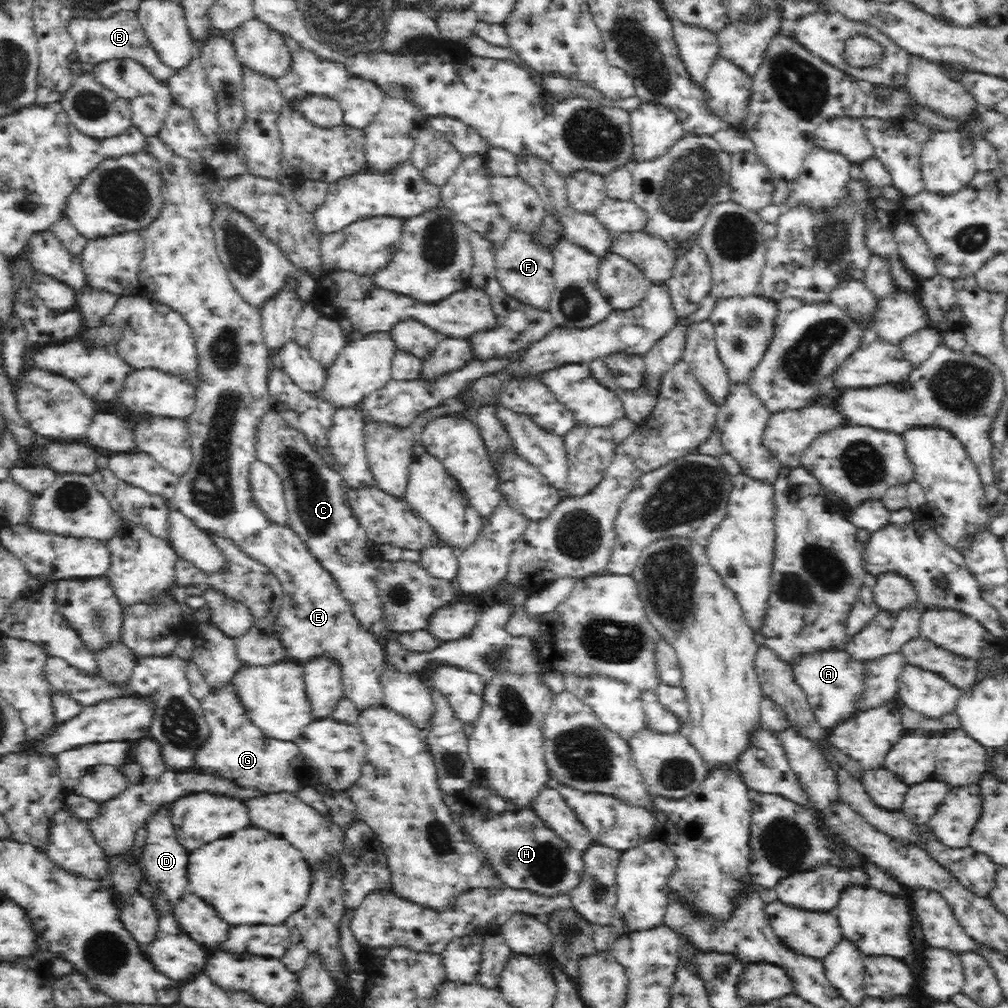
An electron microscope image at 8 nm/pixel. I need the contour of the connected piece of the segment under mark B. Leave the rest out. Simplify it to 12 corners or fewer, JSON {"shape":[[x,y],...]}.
{"shape":[[137,11],[74,17],[81,62],[132,58],[156,79],[174,74],[151,46]]}

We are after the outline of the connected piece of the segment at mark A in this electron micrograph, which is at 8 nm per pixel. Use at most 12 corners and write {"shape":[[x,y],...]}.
{"shape":[[845,651],[792,664],[818,723],[858,711],[866,667]]}

